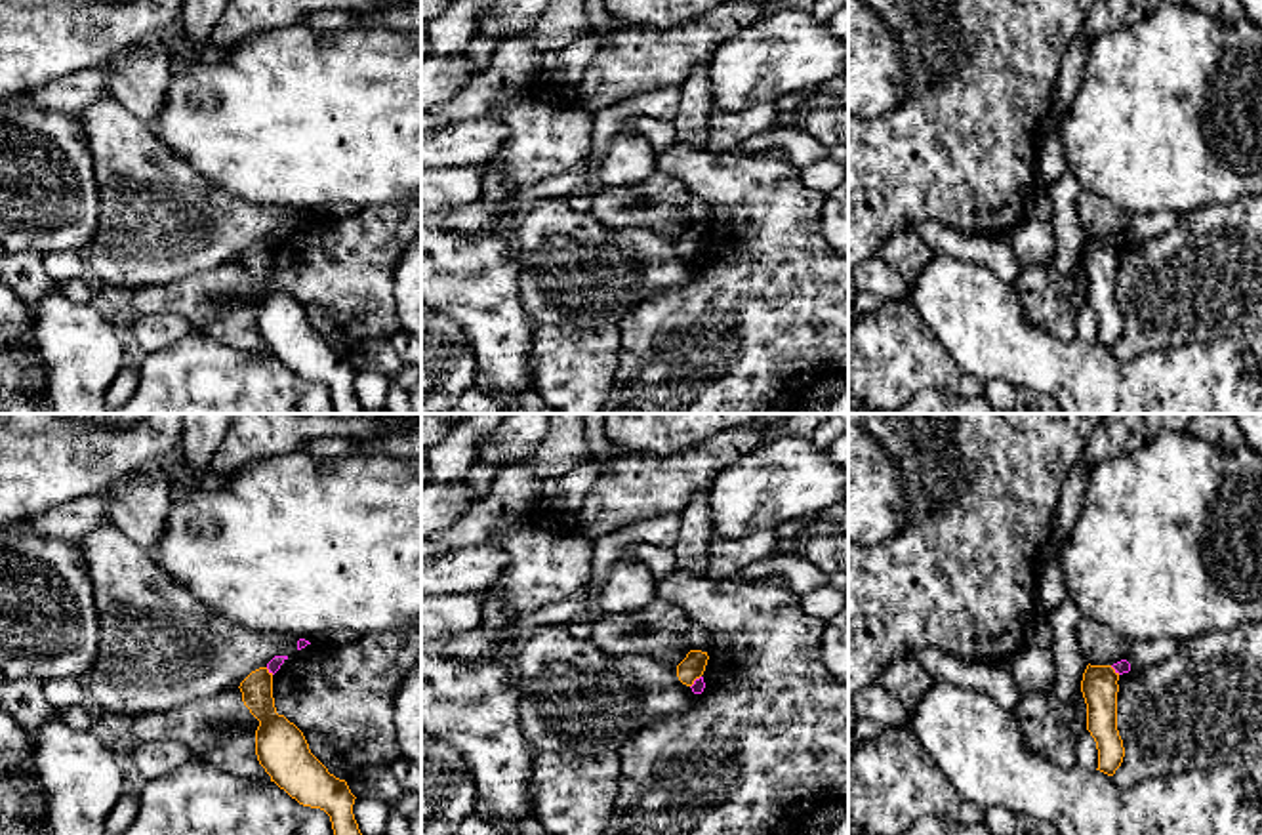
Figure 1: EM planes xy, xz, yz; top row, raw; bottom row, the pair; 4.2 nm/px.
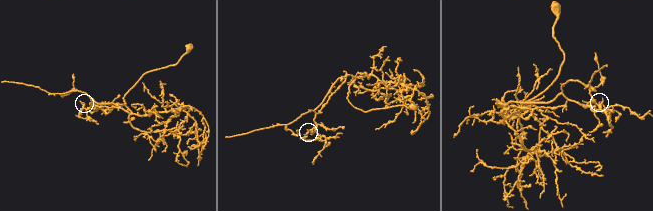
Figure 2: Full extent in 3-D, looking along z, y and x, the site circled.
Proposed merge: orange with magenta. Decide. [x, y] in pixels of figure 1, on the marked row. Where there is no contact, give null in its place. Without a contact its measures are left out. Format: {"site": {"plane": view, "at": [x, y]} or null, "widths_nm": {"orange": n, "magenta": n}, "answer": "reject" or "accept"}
{"site": {"plane": "xy", "at": [267, 670]}, "widths_nm": {"orange": 130, "magenta": 60}, "answer": "reject"}

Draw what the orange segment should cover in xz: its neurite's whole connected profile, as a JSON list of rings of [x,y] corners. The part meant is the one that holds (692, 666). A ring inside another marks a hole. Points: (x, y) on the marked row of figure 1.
[[[690,650],[686,658],[677,665],[677,677],[682,684],[692,686],[700,679],[707,665],[707,652]]]

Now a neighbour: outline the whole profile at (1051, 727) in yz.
[[[1052,688],[1026,694],[1020,698],[1014,717],[1020,723],[1028,749],[1041,753],[1045,759],[1062,766],[1077,764],[1075,743],[1087,730],[1087,703],[1081,690],[1071,702],[1062,702]]]

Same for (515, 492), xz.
[[[524,463],[498,469],[490,492],[478,499],[456,524],[429,536],[431,541],[465,549],[490,545],[492,536],[509,522],[519,522],[539,509],[543,480]]]

